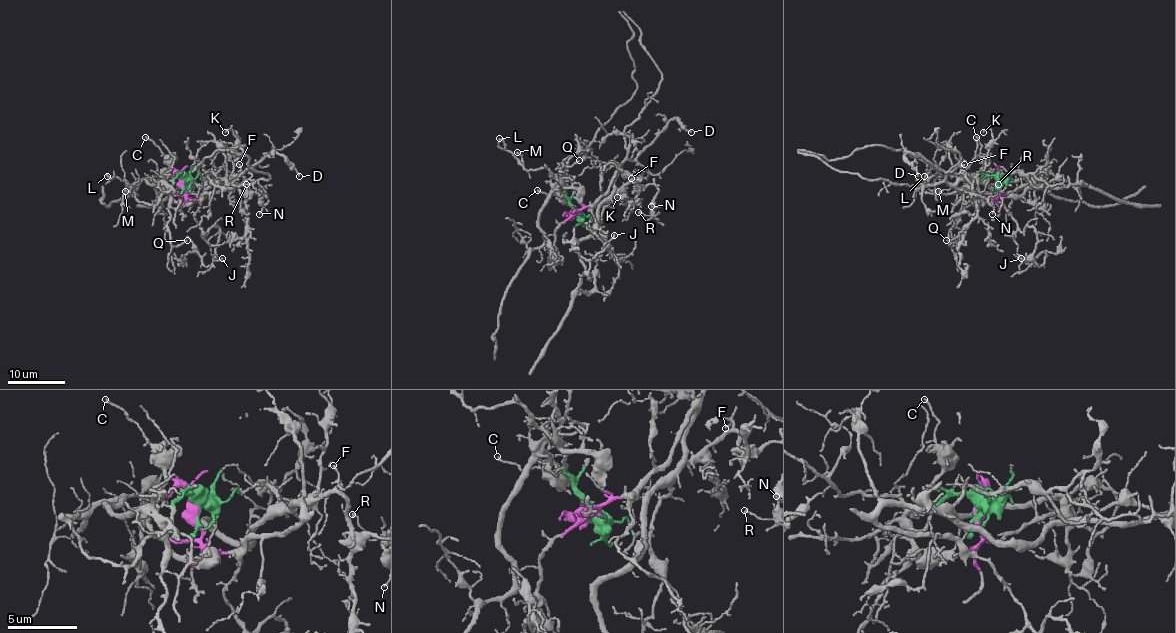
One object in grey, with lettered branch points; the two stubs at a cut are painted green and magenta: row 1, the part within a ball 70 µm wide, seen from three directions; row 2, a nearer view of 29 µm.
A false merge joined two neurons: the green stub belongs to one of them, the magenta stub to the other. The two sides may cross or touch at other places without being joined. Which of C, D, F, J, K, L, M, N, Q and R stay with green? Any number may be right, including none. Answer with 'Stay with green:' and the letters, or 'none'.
Stay with green: C, L, M, Q

